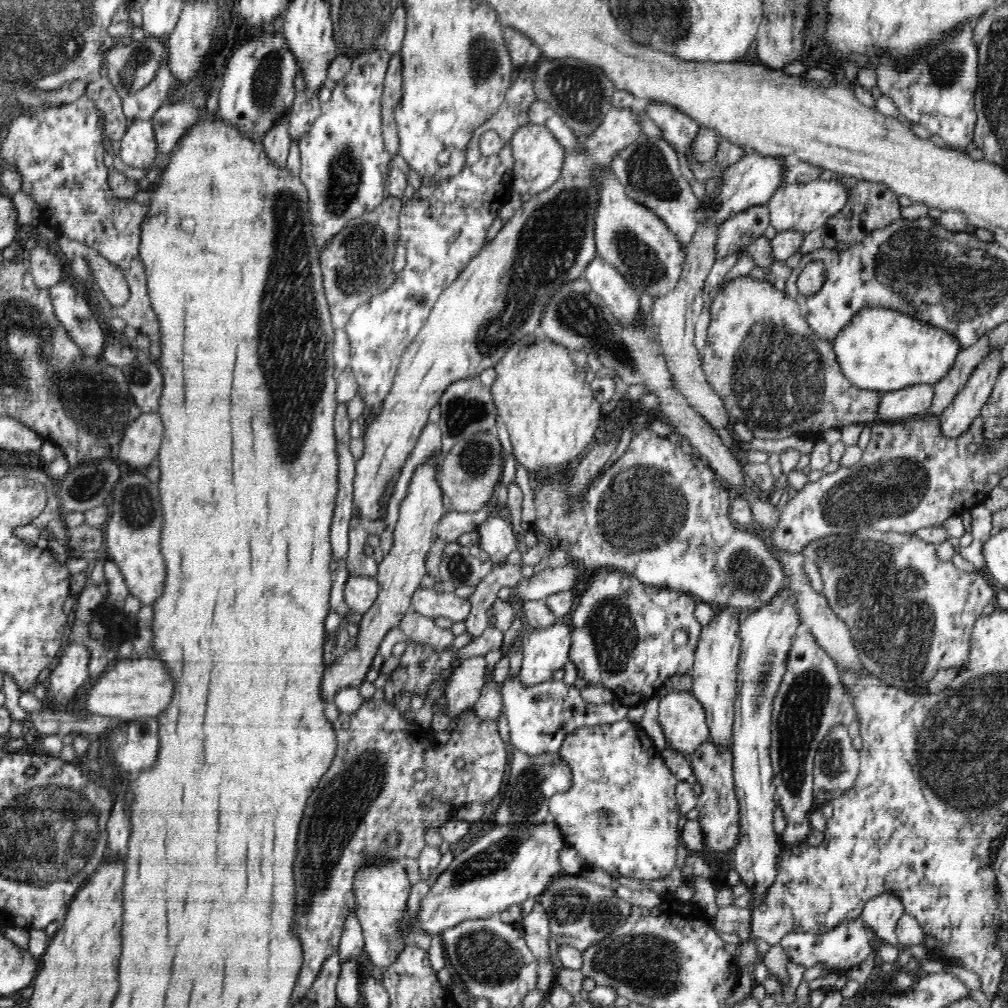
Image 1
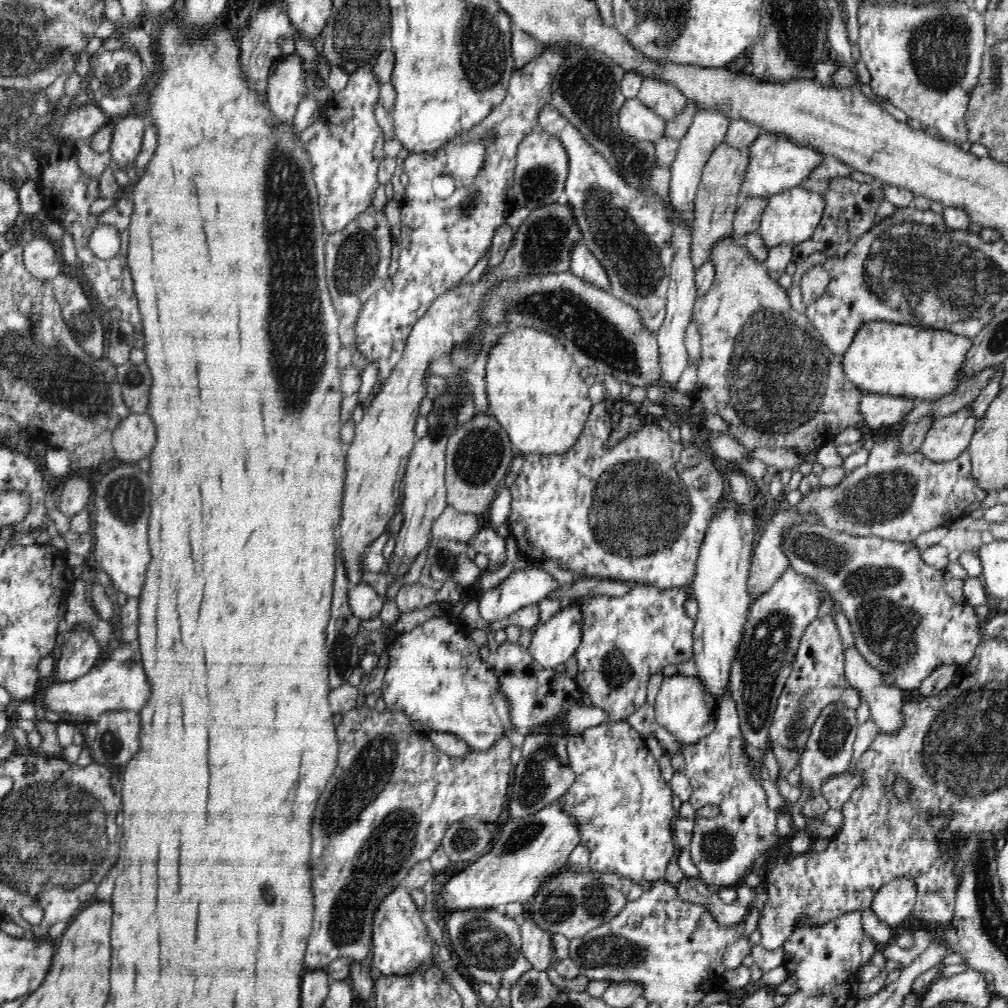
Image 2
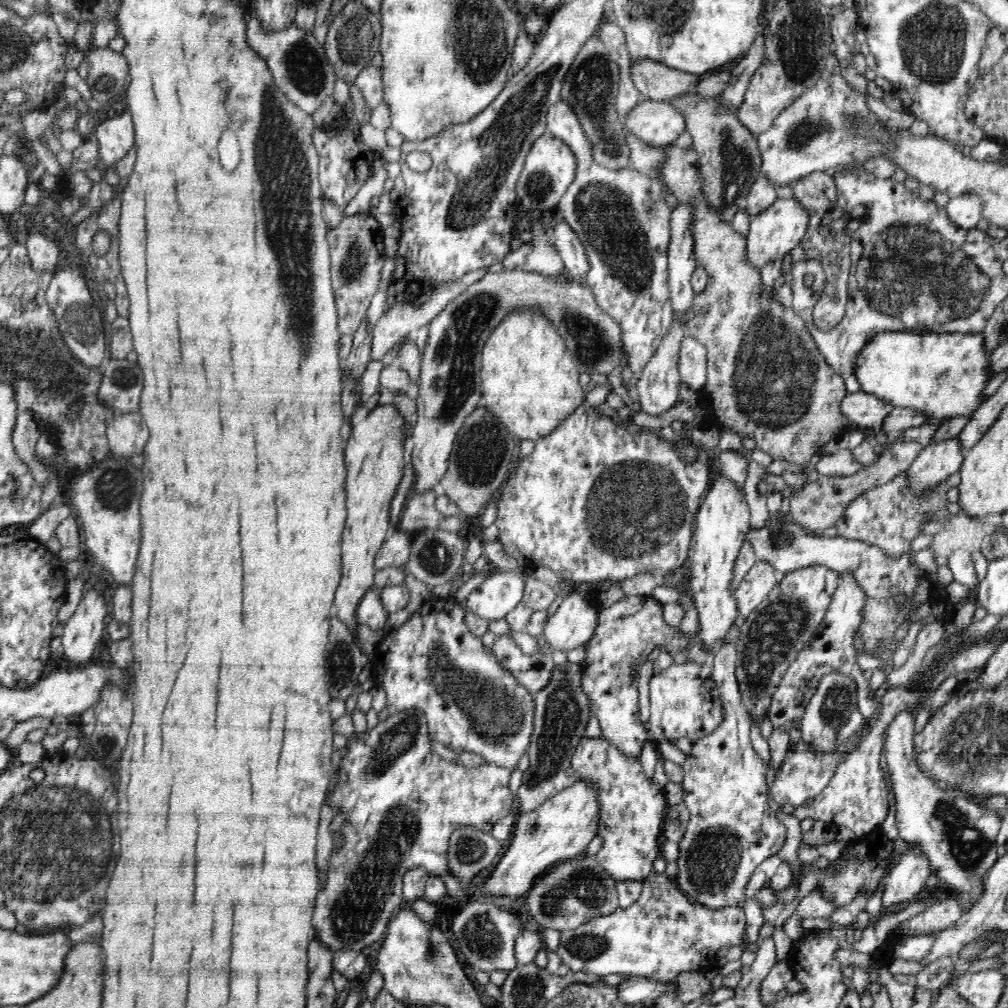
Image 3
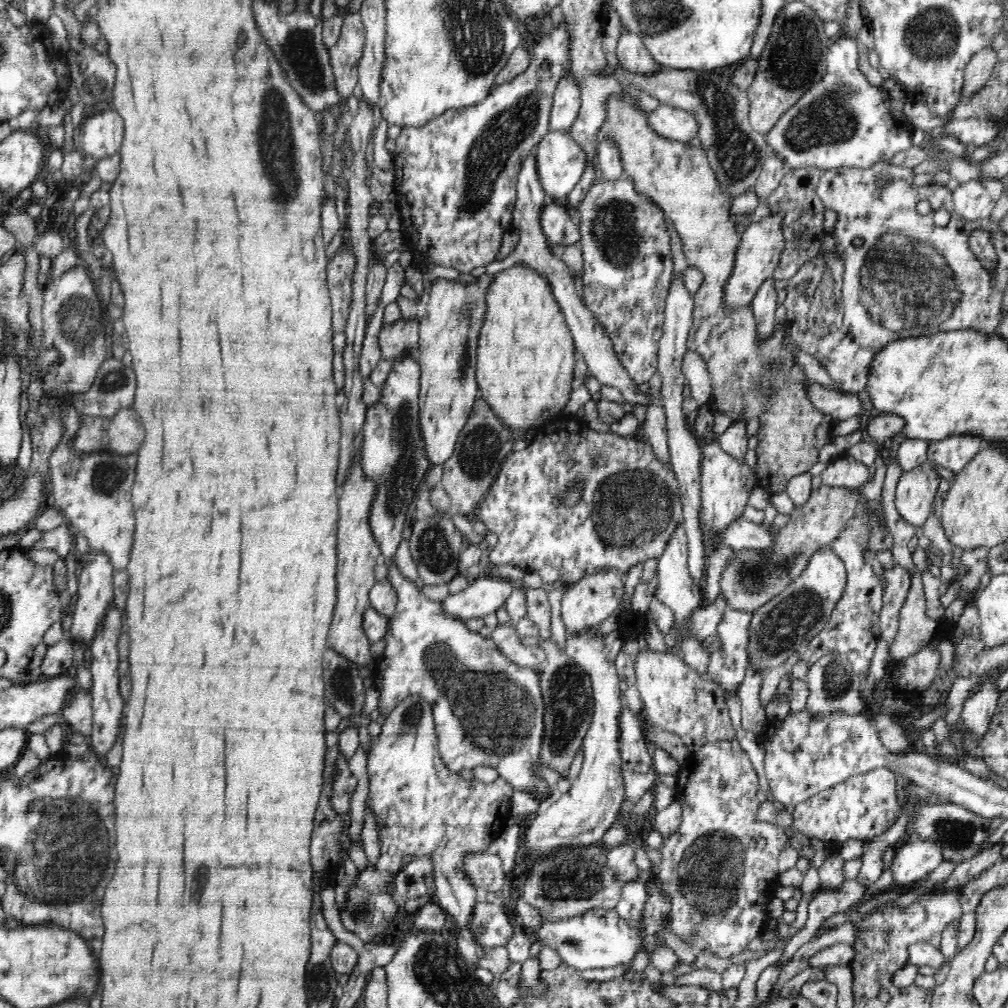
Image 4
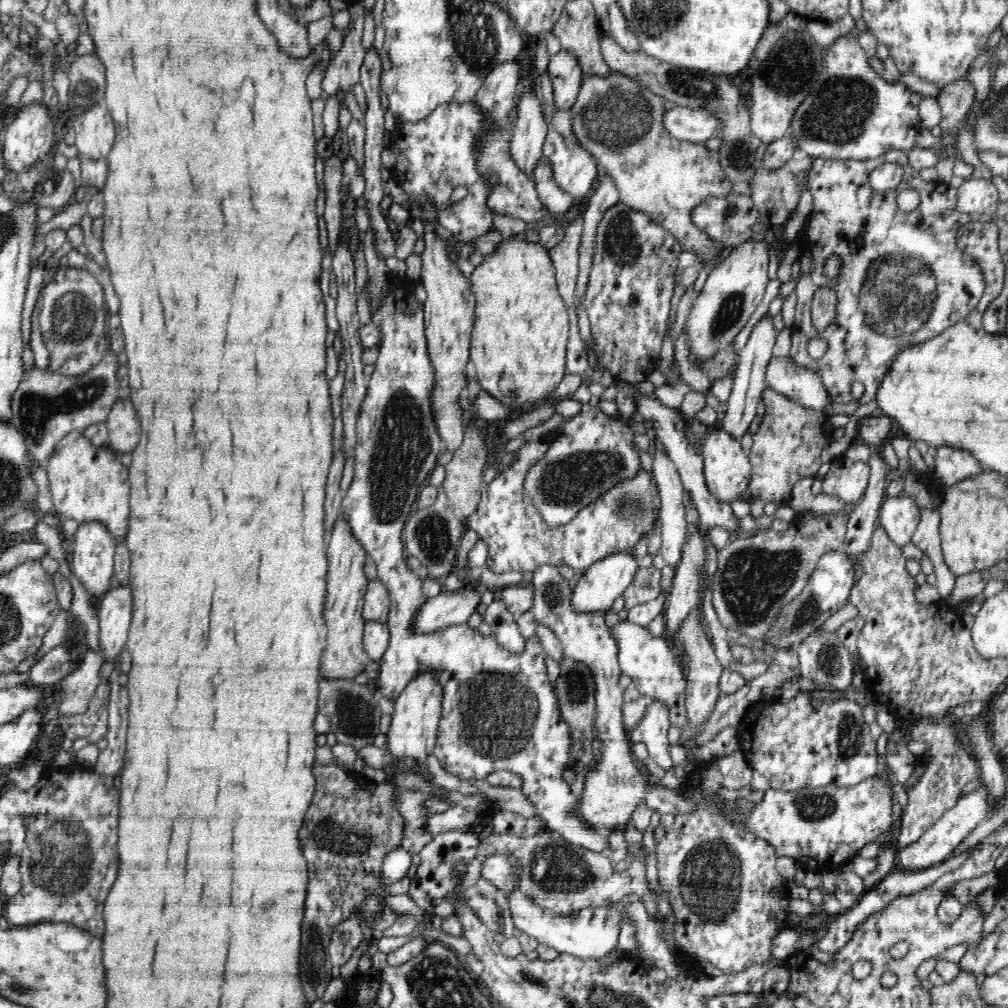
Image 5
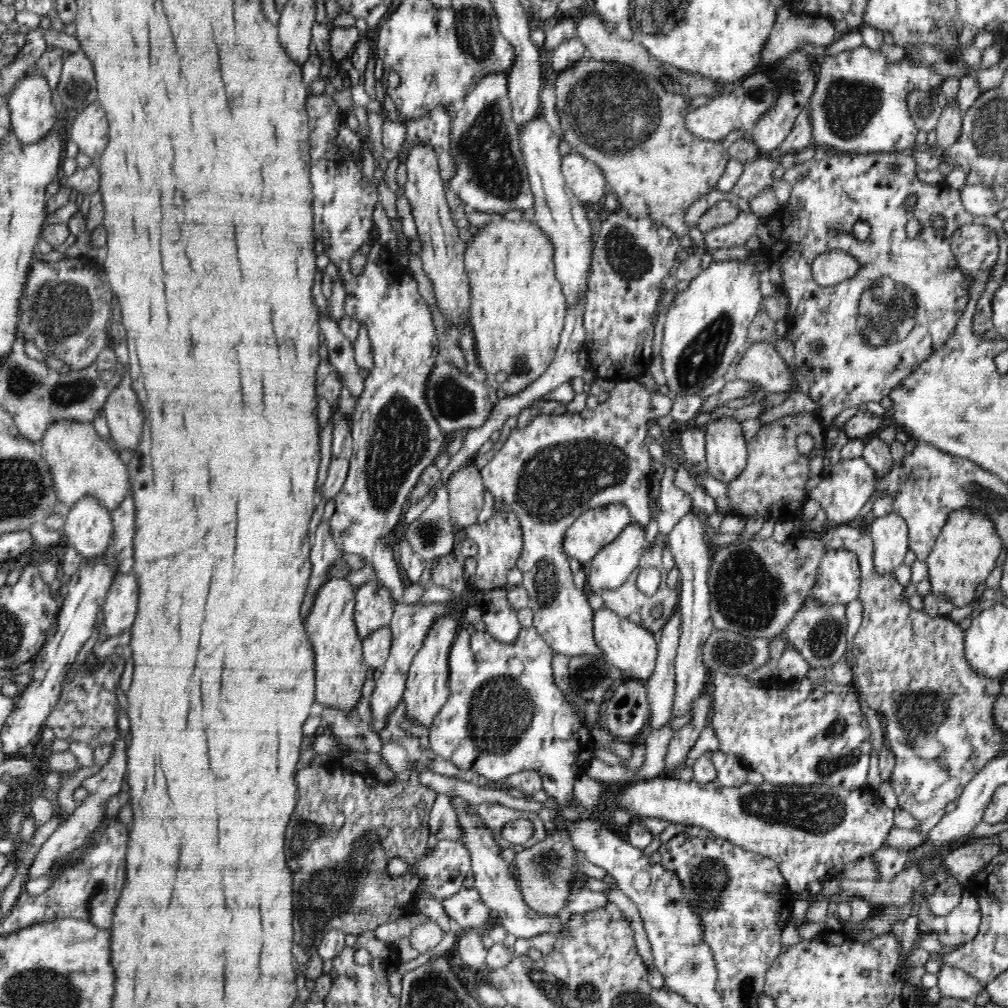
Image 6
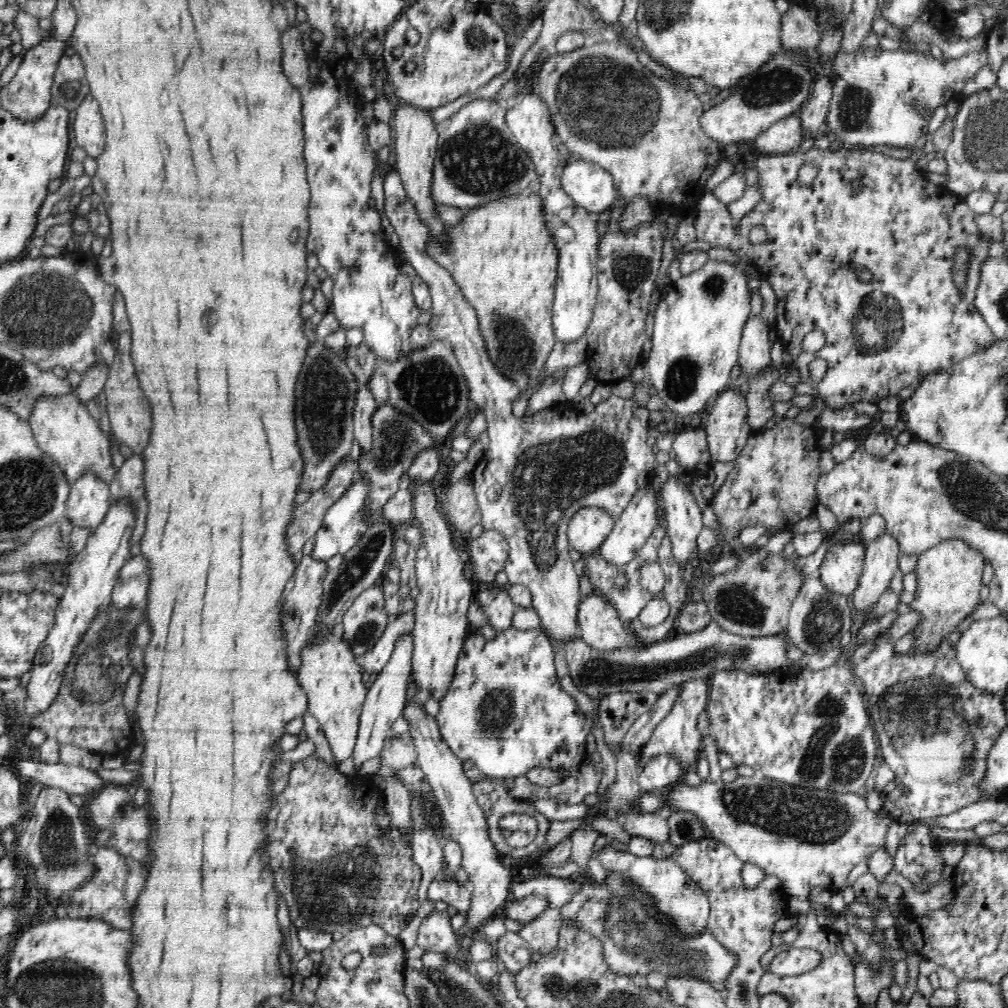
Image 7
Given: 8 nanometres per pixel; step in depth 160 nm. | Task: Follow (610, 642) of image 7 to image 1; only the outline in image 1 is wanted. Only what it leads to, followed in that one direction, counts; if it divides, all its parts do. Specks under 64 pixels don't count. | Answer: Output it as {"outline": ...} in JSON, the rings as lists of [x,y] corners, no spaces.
{"outline":[[[674,691],[659,699],[659,723],[668,745],[679,753],[687,755],[709,743],[706,711],[691,691]]]}

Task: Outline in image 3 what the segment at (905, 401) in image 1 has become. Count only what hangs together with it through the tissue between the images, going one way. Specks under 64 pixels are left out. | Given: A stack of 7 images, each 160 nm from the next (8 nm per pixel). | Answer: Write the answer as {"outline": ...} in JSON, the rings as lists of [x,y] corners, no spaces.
{"outline":[[[860,389],[854,393],[848,393],[842,400],[840,412],[852,422],[857,429],[872,428],[878,431],[884,418],[893,409],[891,404],[868,394]]]}

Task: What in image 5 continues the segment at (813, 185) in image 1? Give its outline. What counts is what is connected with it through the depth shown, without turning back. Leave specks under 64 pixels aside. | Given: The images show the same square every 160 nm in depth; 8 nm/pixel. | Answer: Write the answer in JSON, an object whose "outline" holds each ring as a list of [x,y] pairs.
{"outline":[[[762,241],[743,242],[718,263],[707,276],[700,293],[690,306],[684,330],[690,360],[699,367],[700,360],[712,358],[718,350],[732,344],[734,337],[756,312],[768,286],[768,249]]]}

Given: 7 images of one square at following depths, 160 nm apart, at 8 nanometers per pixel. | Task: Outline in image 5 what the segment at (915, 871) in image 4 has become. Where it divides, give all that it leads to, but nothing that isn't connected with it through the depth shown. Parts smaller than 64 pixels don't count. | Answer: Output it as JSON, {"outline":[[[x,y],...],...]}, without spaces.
{"outline":[[[984,786],[958,799],[956,804],[947,810],[942,818],[937,820],[916,842],[899,851],[900,868],[904,868],[905,872],[923,871],[943,863],[950,853],[958,848],[958,844],[962,844],[962,840],[982,822],[982,819],[987,819],[989,808],[990,797]]]}

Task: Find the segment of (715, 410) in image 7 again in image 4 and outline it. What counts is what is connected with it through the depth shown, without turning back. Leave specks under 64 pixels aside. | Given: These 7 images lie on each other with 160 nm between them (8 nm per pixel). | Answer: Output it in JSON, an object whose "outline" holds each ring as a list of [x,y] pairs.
{"outline":[[[714,439],[702,448],[701,460],[701,525],[707,544],[708,560],[714,548],[722,541],[722,532],[743,517],[744,510],[750,498],[750,492],[755,487],[755,472],[744,461],[740,461],[724,452]]]}

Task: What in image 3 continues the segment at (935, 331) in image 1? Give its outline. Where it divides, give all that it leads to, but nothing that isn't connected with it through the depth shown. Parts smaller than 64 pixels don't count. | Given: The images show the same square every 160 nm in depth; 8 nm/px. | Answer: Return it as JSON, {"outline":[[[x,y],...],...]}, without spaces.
{"outline":[[[888,330],[872,336],[858,352],[854,375],[860,388],[868,394],[891,404],[893,407],[912,408],[925,414],[928,424],[940,420],[948,421],[956,416],[972,414],[982,404],[982,390],[988,384],[990,371],[988,360],[990,351],[984,349],[982,333],[926,333],[916,334],[911,331]]]}

